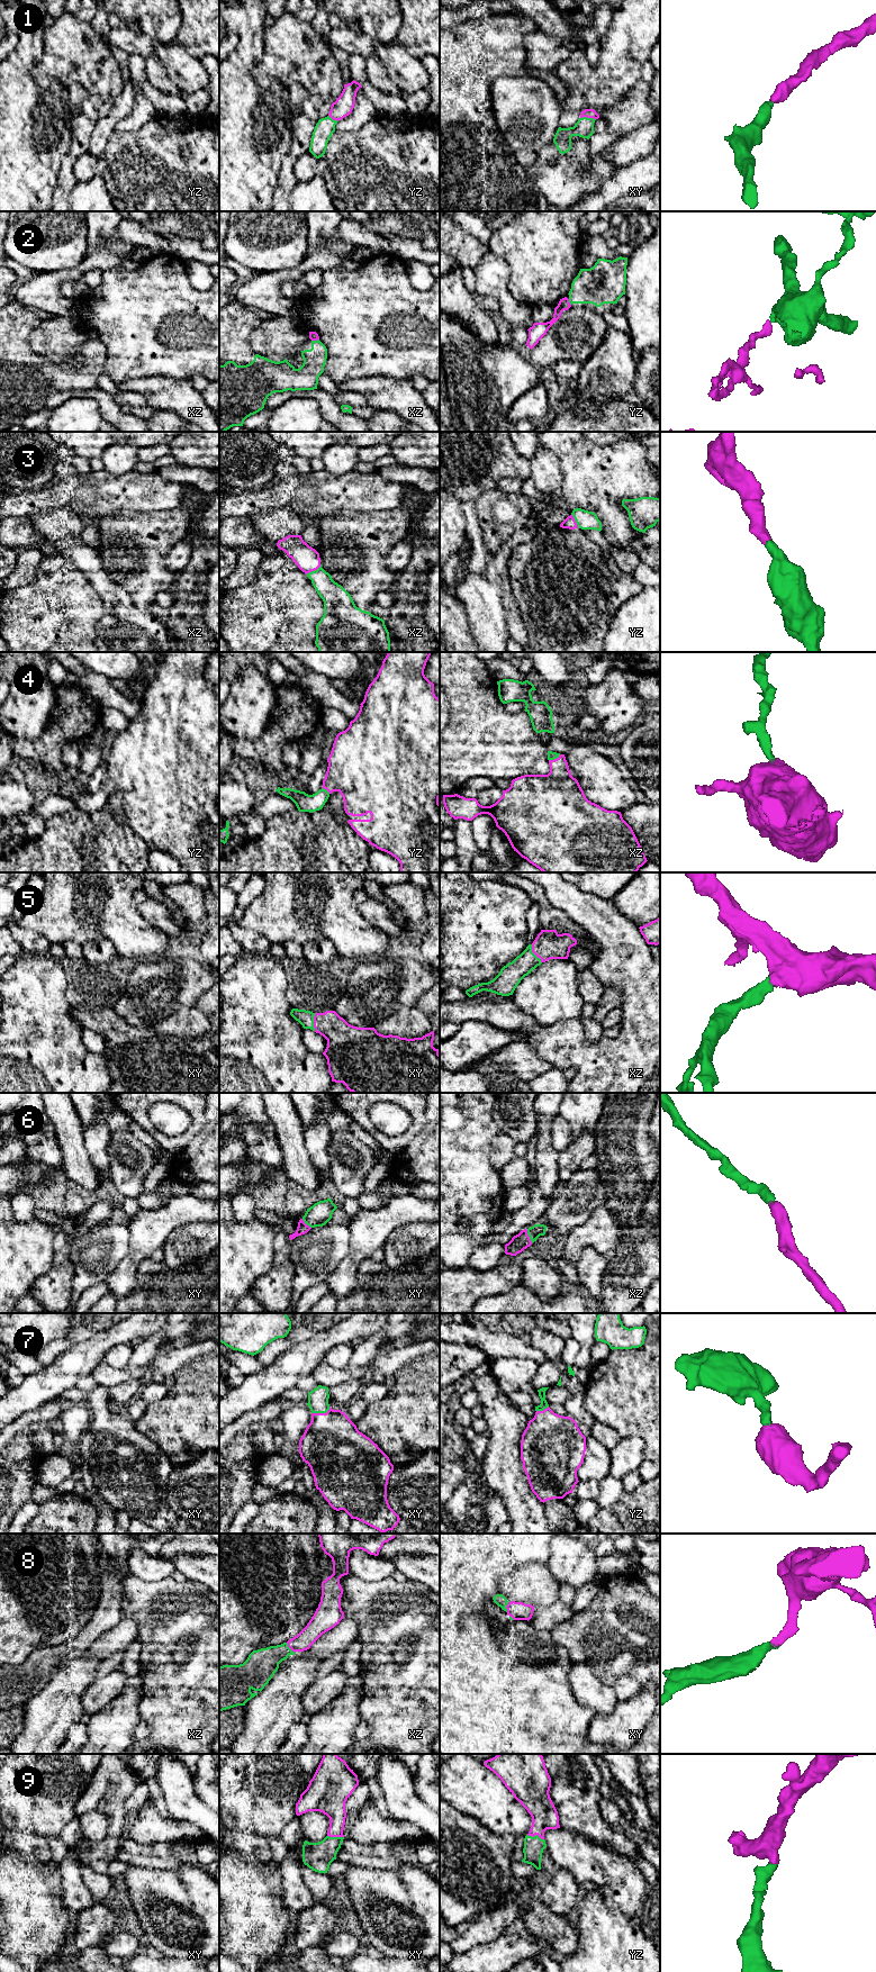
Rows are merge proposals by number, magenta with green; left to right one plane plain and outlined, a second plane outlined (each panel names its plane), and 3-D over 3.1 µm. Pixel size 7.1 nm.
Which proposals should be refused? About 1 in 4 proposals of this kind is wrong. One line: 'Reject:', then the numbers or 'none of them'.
Reject: 2

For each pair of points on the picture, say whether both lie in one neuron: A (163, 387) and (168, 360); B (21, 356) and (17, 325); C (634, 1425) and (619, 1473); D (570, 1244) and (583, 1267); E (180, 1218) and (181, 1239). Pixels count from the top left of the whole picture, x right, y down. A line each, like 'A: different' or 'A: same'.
A: different
B: same
C: different
D: different
E: different

